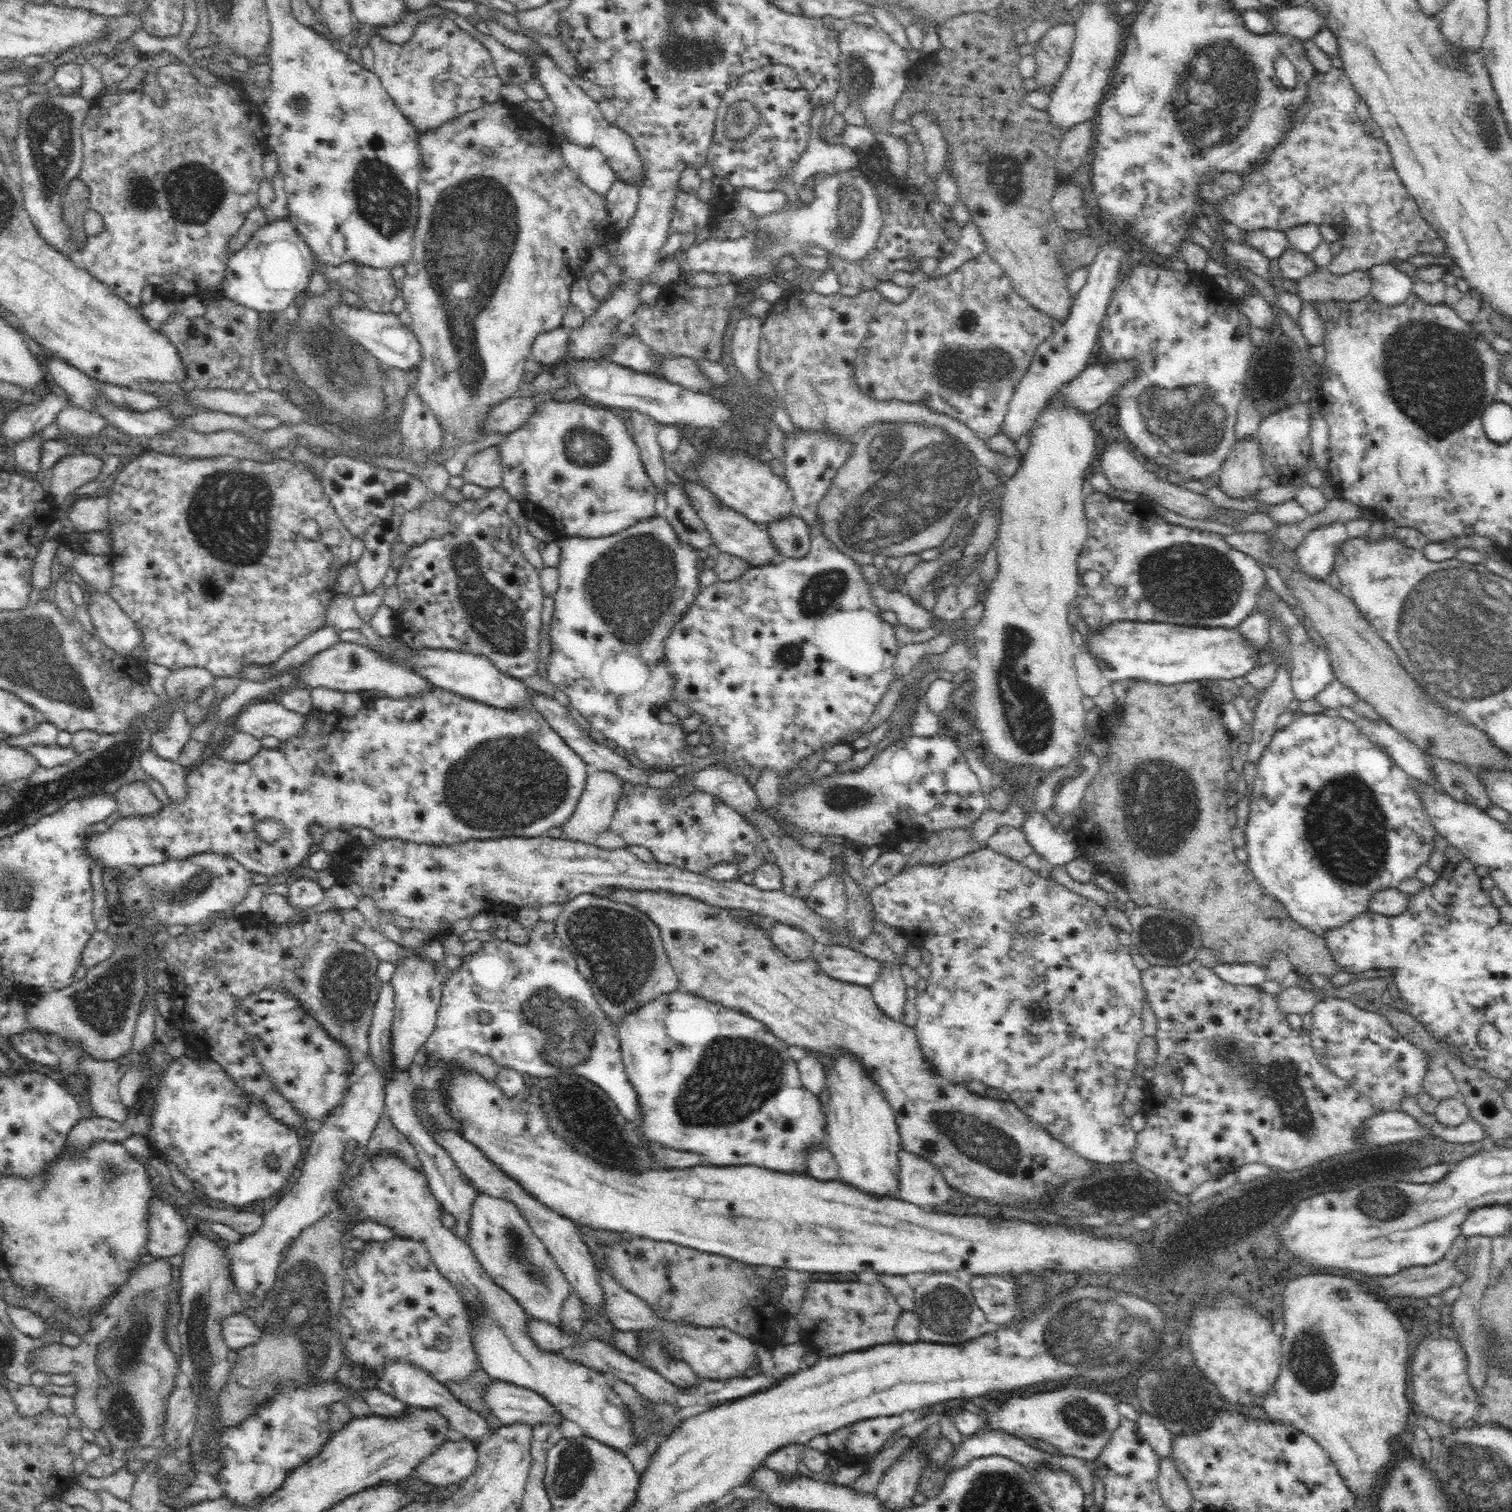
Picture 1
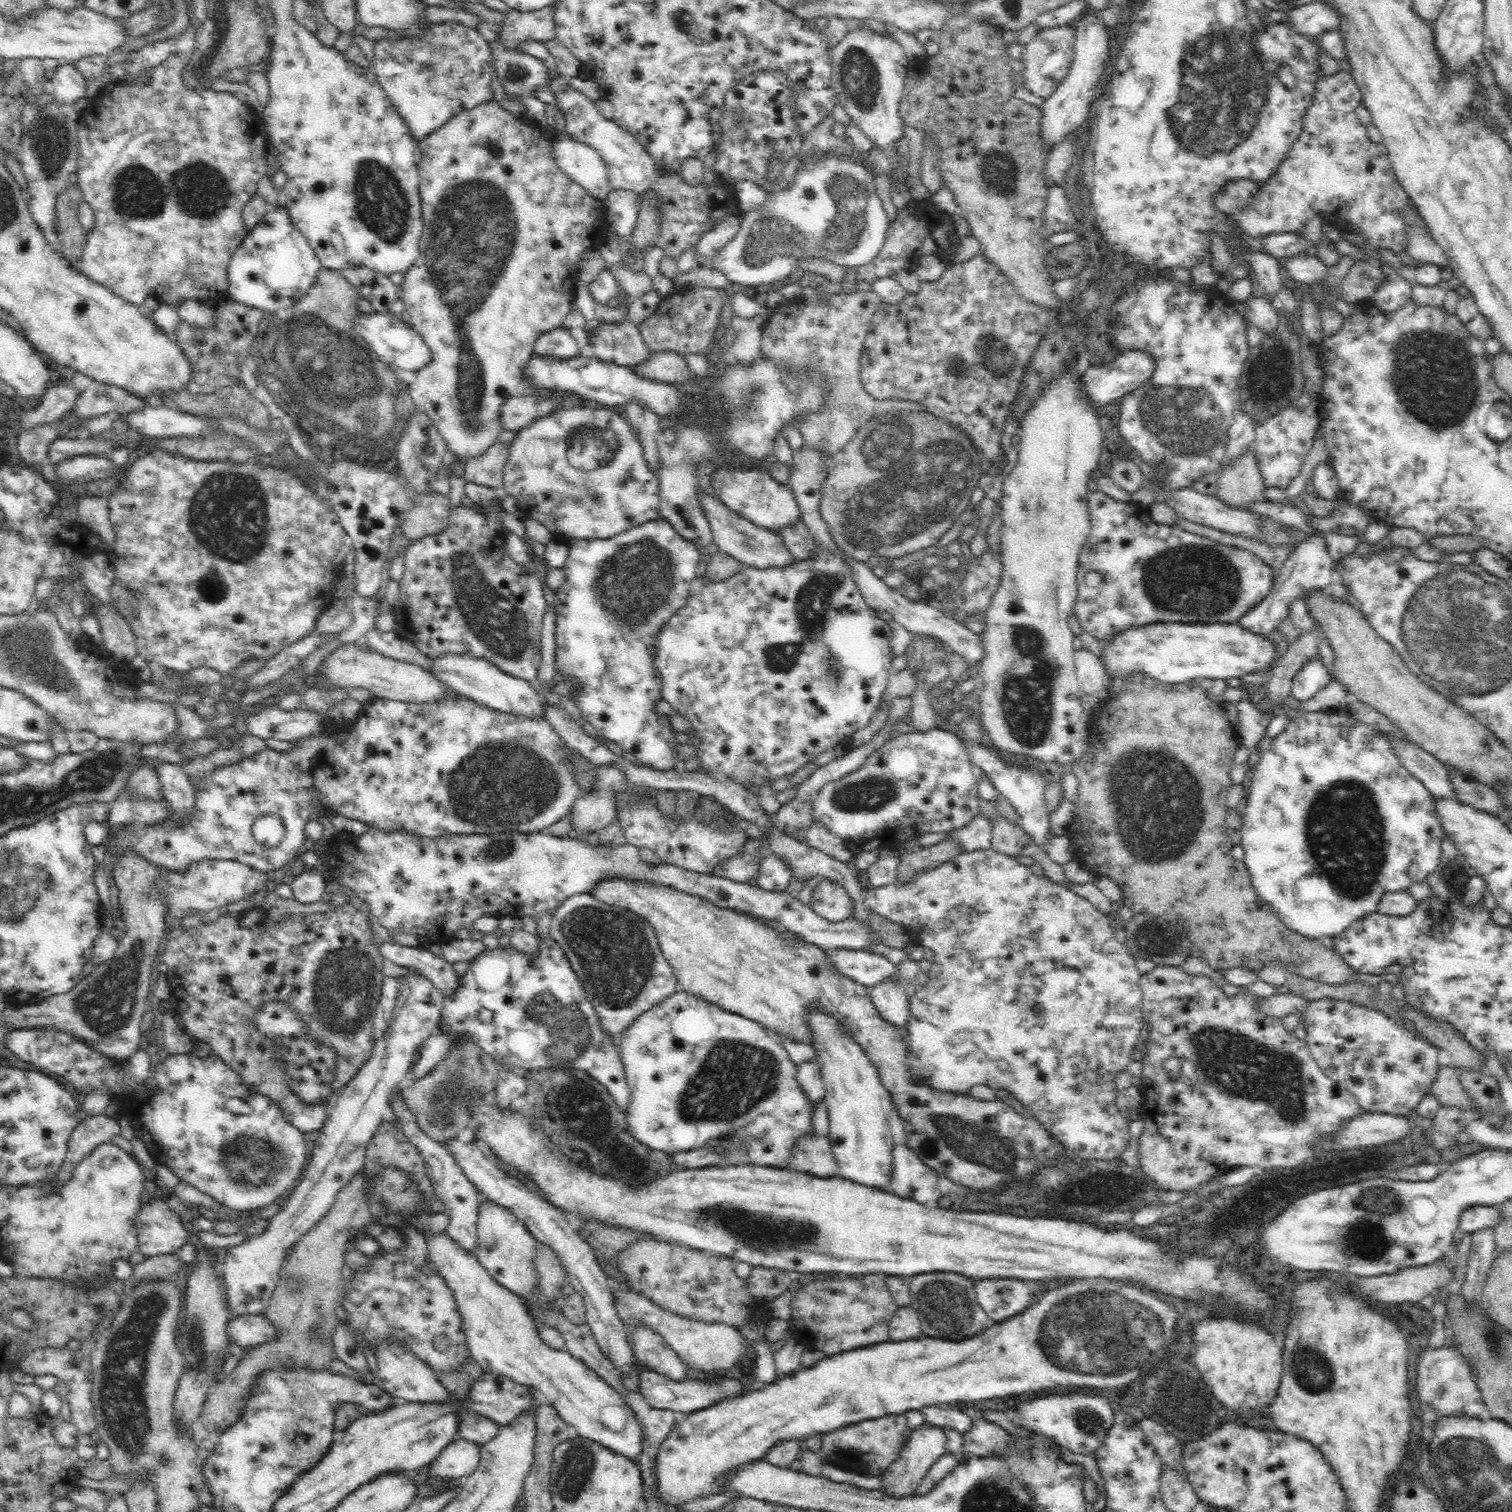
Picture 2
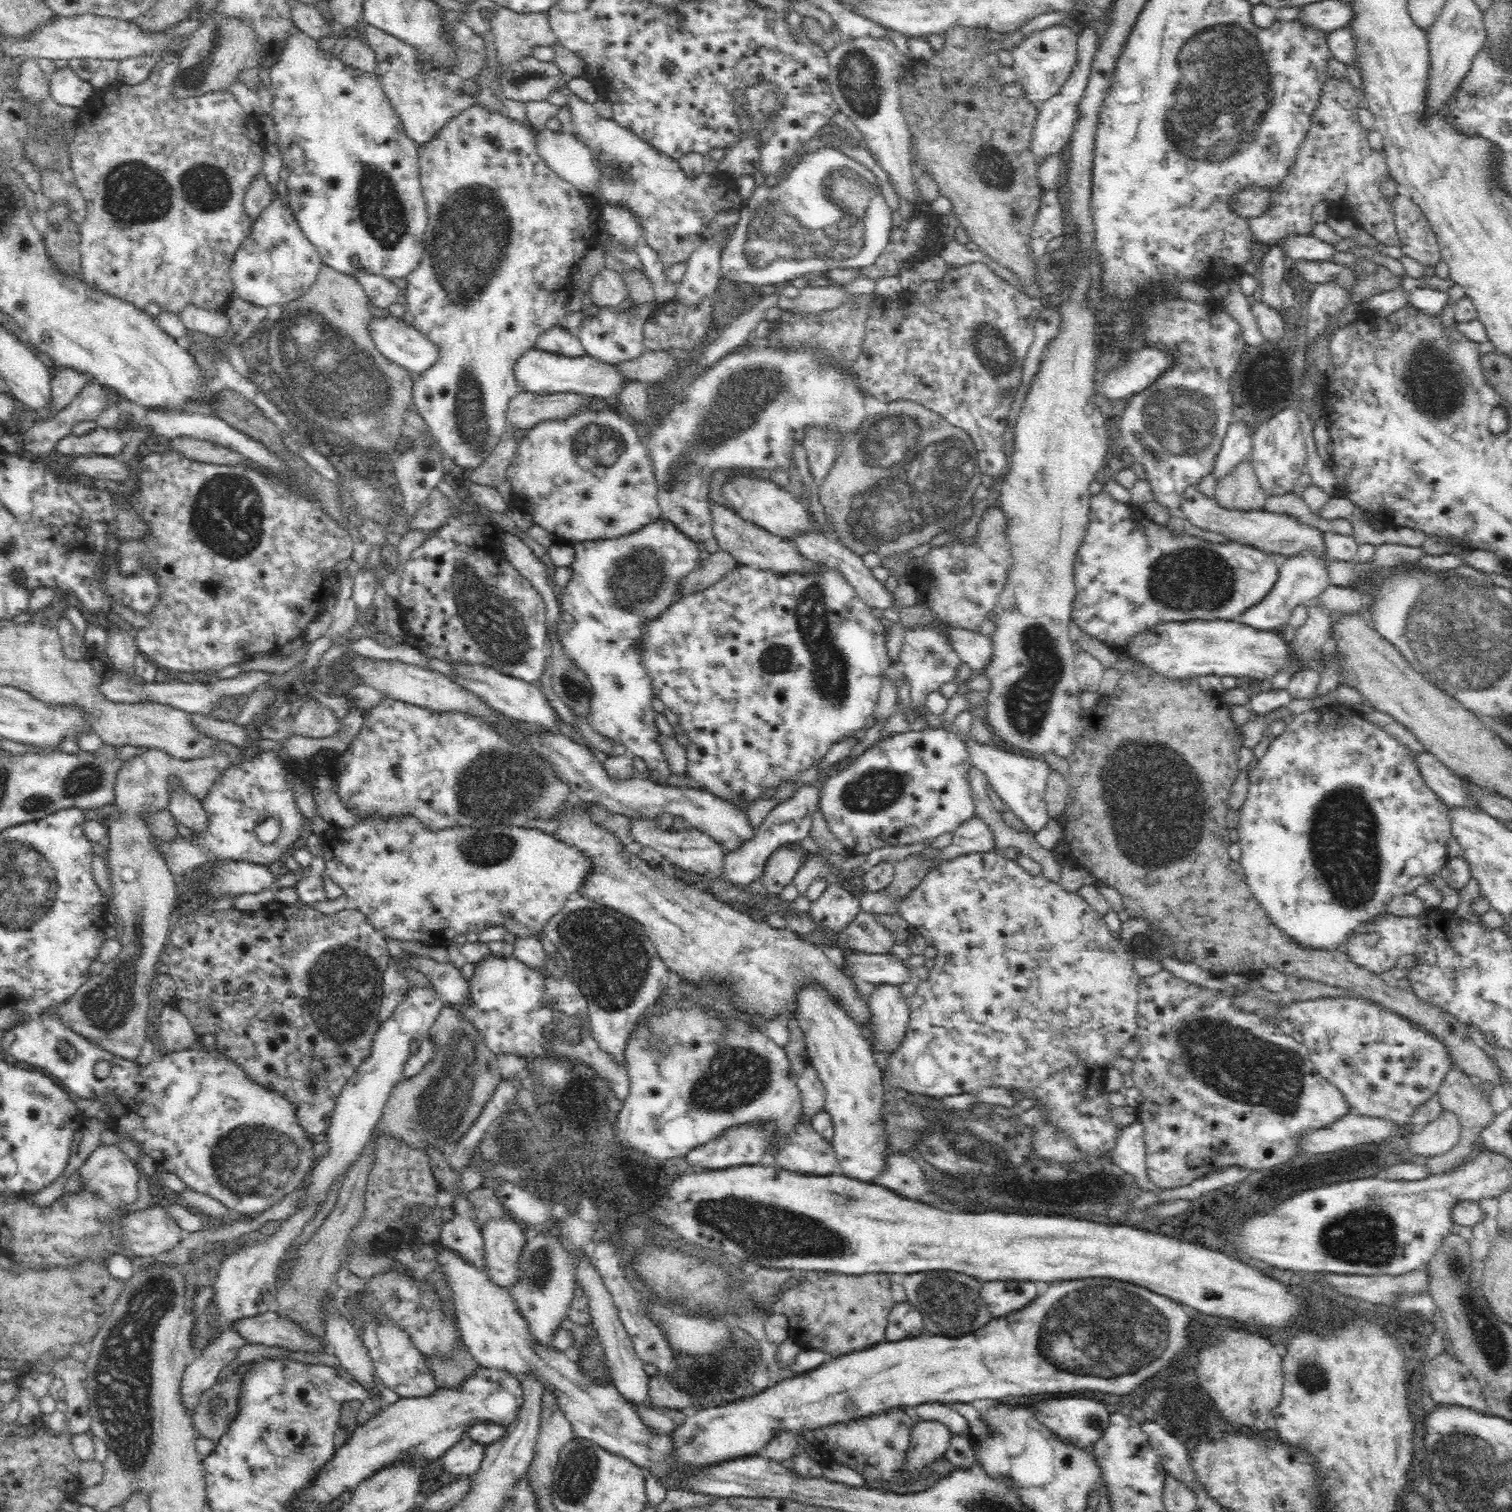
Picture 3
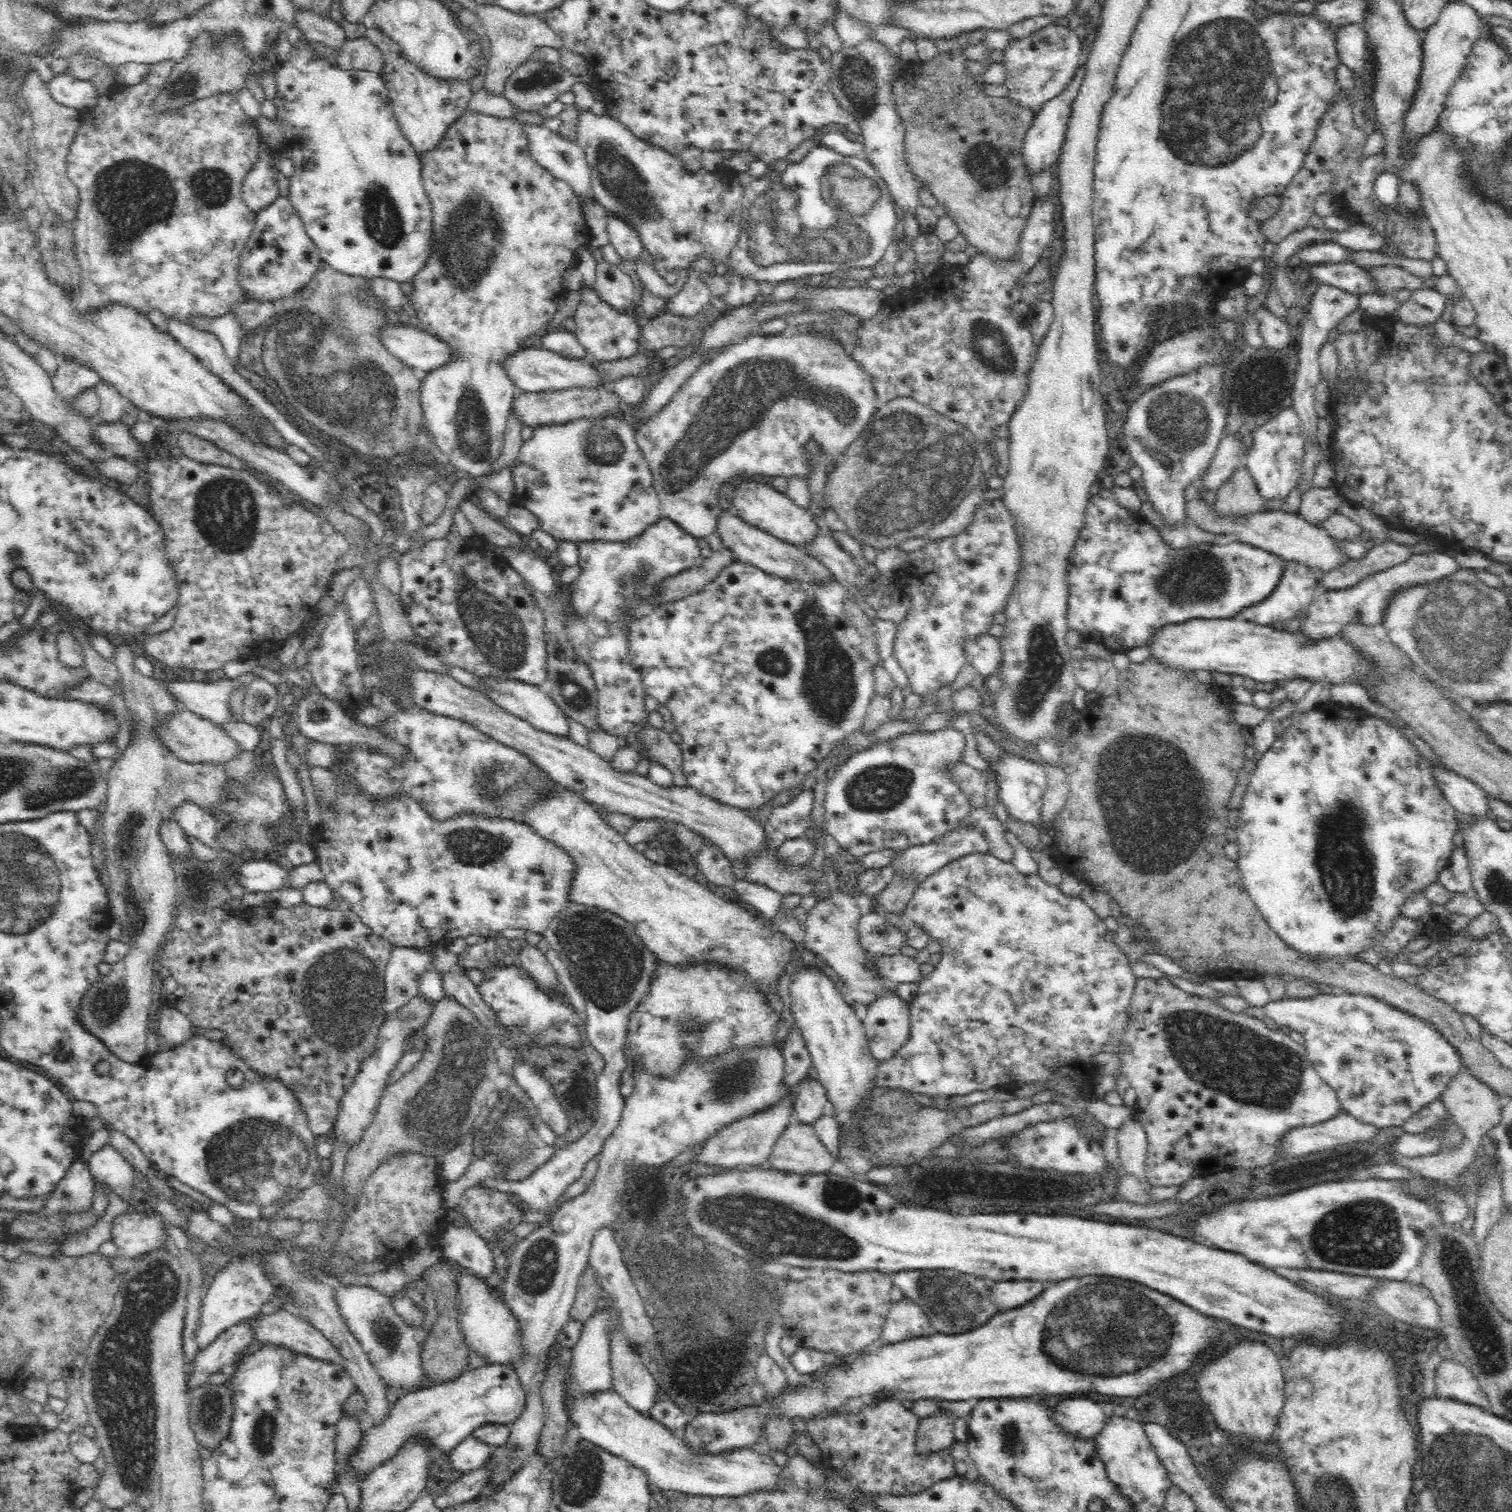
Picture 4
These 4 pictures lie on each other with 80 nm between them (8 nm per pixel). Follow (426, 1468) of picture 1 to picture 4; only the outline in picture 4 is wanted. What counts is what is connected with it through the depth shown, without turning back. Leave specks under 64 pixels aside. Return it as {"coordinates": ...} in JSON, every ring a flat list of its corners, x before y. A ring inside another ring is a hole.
{"coordinates":[[471,1435,448,1452,449,1462,455,1470,464,1475,482,1467,491,1450,492,1446,478,1441,478,1438]]}

